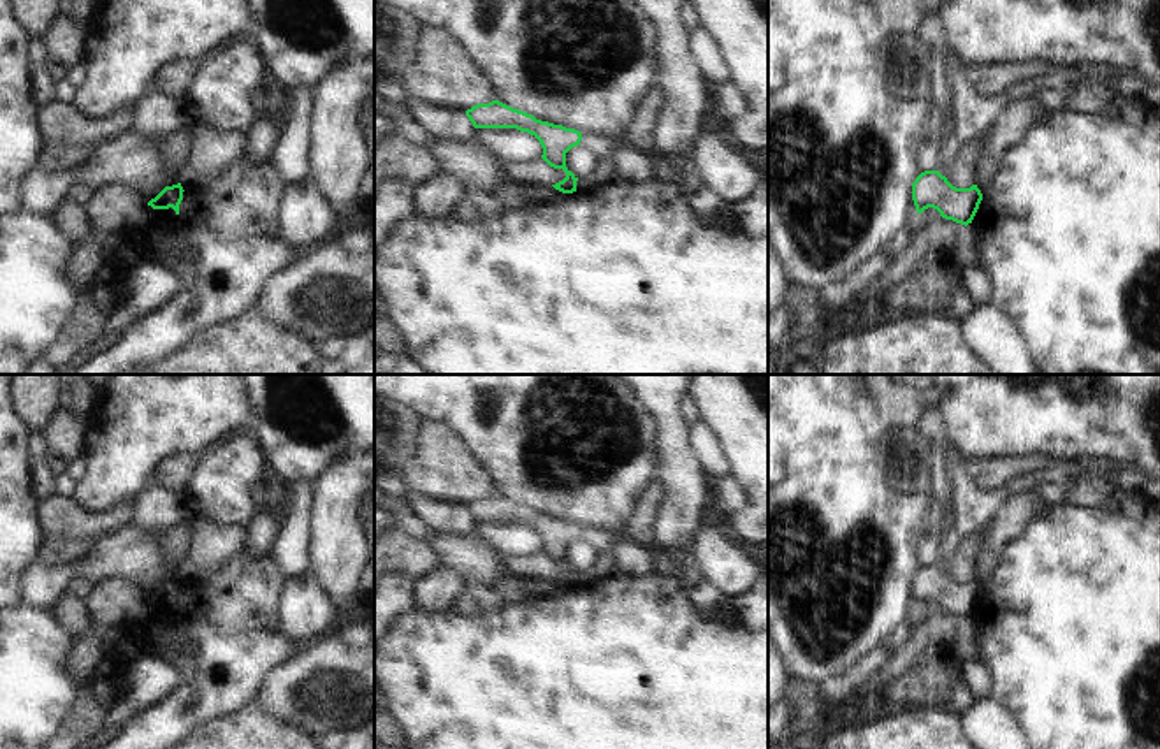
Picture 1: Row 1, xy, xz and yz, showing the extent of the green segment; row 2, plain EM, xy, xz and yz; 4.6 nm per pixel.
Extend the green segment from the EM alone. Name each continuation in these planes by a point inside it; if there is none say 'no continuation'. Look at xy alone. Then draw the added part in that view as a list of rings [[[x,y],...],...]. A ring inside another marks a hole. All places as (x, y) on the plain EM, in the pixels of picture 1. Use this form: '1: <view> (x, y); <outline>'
no continuation

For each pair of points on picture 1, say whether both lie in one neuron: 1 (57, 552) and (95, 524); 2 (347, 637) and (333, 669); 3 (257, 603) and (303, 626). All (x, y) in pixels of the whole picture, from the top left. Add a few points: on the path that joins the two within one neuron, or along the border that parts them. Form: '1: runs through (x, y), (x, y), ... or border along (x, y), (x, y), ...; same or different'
1: border along (48, 535), (95, 540); different
2: border along (336, 635), (355, 649); different
3: border along (285, 581), (280, 591), (275, 628); different

